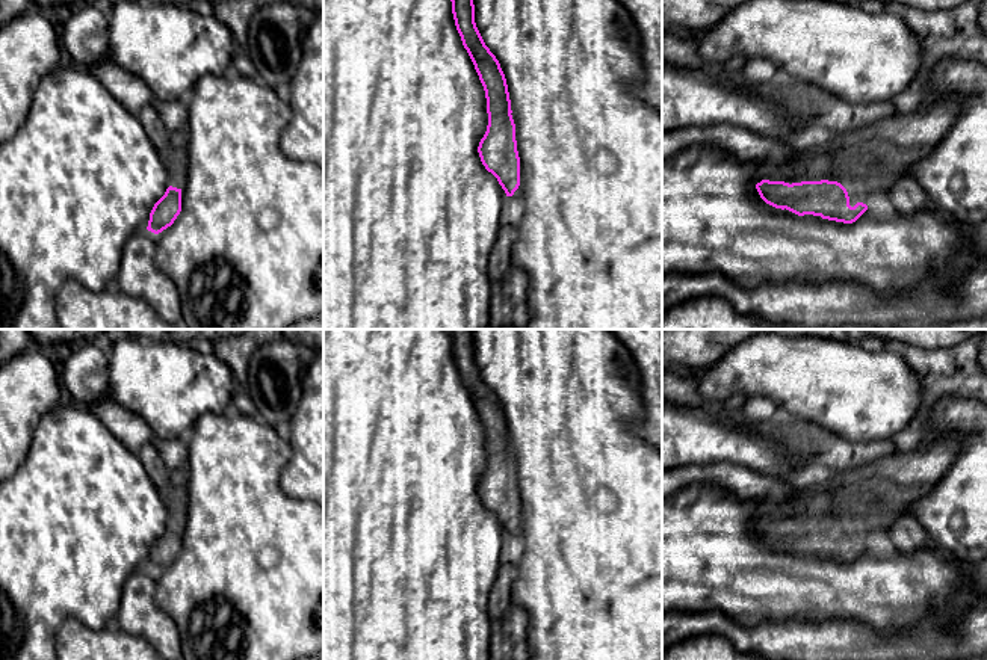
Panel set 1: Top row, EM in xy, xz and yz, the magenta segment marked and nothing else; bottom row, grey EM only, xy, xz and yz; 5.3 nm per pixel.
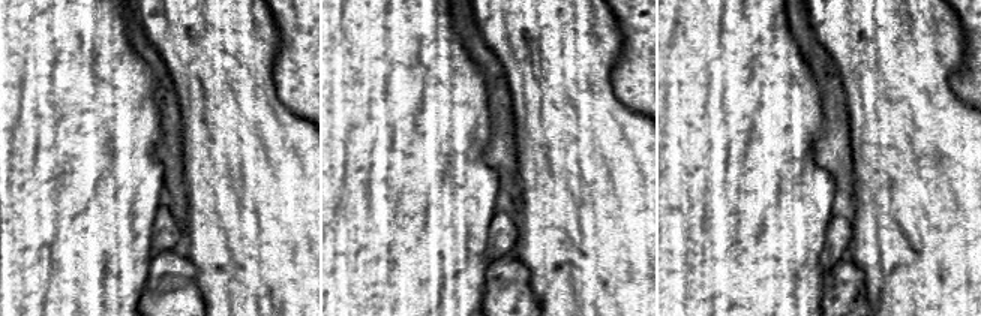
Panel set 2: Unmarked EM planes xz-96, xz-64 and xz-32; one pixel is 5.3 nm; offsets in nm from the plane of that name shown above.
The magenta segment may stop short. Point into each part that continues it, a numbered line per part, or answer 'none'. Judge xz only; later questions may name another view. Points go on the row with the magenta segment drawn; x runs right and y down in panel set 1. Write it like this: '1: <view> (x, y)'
none

